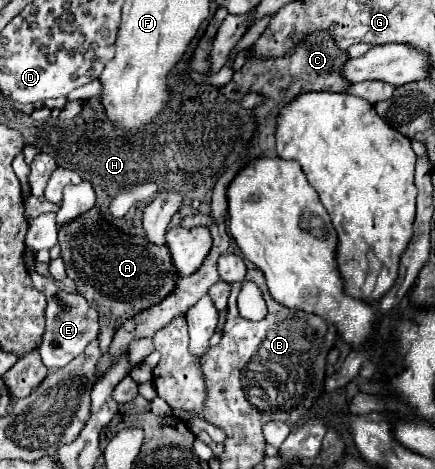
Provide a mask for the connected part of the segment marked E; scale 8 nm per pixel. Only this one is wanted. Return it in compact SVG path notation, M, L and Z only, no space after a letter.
M36 270L30 272L32 284L36 290L44 292L48 298L48 306L46 306L46 332L40 344L40 356L42 362L46 364L46 368L56 370L66 366L70 360L74 360L80 352L84 352L84 348L98 338L98 330L100 330L100 320L98 320L98 312L88 306L88 302L84 300L84 296L80 296L78 292L64 292L56 286L56 280L52 276L42 276Z

